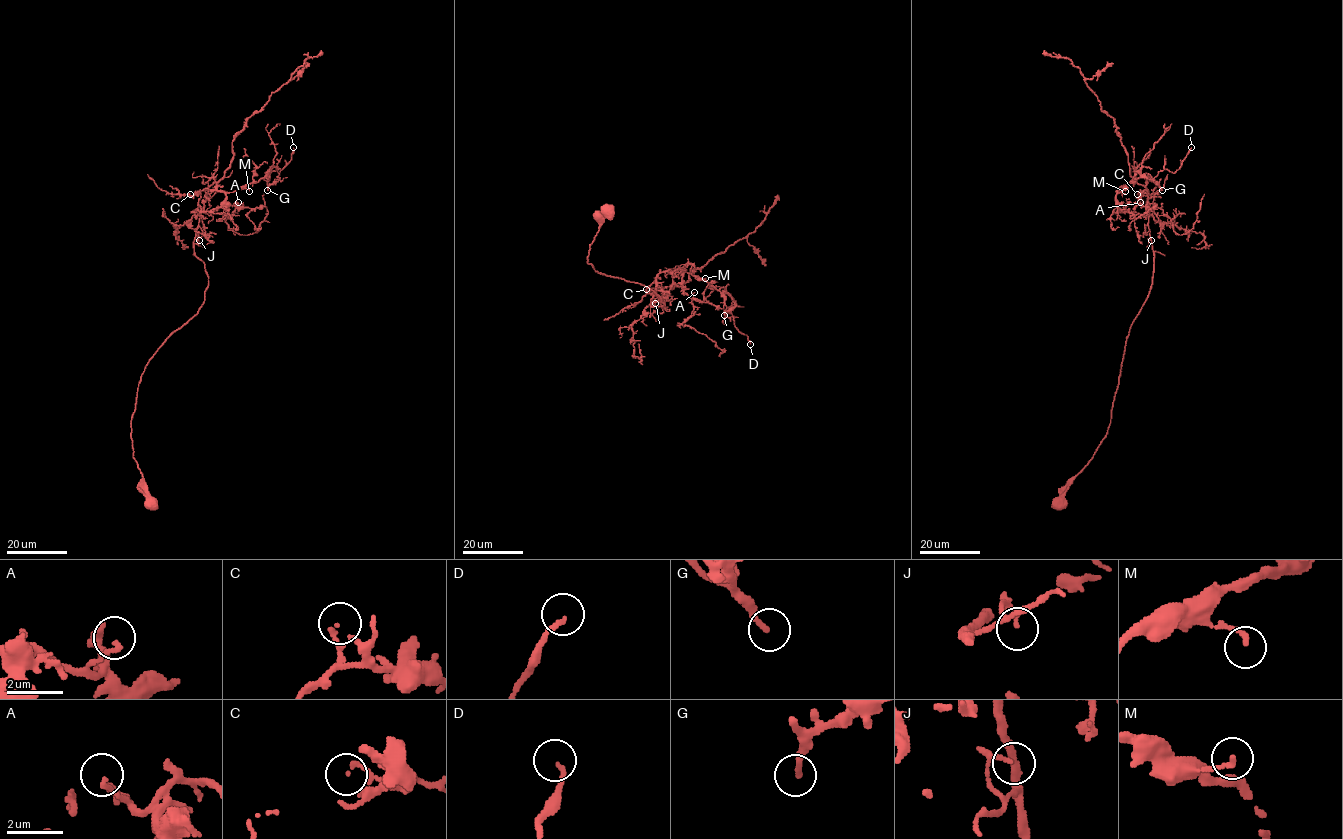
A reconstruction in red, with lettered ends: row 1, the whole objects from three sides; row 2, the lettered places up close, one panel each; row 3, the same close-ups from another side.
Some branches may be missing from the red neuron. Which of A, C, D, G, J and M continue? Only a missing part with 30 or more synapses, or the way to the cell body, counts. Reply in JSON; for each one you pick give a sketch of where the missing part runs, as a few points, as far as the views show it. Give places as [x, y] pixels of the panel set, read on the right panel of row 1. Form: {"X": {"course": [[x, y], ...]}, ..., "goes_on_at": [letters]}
{"G": {"course": [[1162, 190], [1184, 199], [1197, 197], [1213, 204]]}, "goes_on_at": ["G"]}

